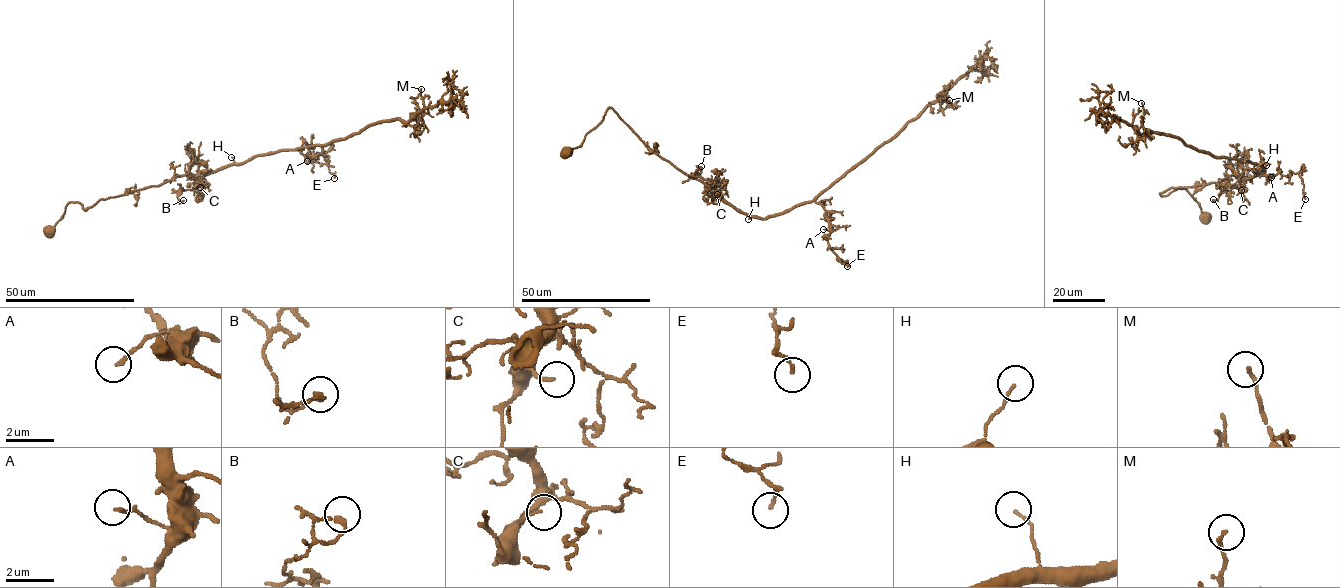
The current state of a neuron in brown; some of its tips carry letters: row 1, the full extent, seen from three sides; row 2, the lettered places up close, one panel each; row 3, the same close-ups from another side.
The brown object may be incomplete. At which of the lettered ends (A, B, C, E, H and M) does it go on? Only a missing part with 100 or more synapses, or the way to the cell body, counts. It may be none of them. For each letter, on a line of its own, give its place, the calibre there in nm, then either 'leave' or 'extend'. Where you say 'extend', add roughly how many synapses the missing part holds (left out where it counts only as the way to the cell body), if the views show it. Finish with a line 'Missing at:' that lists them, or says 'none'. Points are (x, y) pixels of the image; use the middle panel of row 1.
A: place (823, 229); calibre 150 nm; leave
B: place (701, 166); calibre 150 nm; leave
C: place (717, 194); calibre 110 nm; leave
E: place (847, 266); calibre 100 nm; leave
H: place (748, 219); calibre 90 nm; leave
M: place (949, 100); calibre 140 nm; leave
Missing at: none

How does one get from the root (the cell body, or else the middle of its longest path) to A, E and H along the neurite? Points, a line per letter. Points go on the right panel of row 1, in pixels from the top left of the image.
A: (1205, 215), (1184, 189), (1160, 194), (1232, 175), (1247, 179), (1264, 171), (1245, 161), (1271, 177)
E: (1205, 215), (1184, 189), (1160, 194), (1264, 171), (1245, 161), (1264, 175), (1297, 173), (1305, 199)
H: (1205, 215), (1184, 189), (1160, 194), (1171, 187), (1217, 183), (1232, 175), (1249, 178), (1266, 165)

